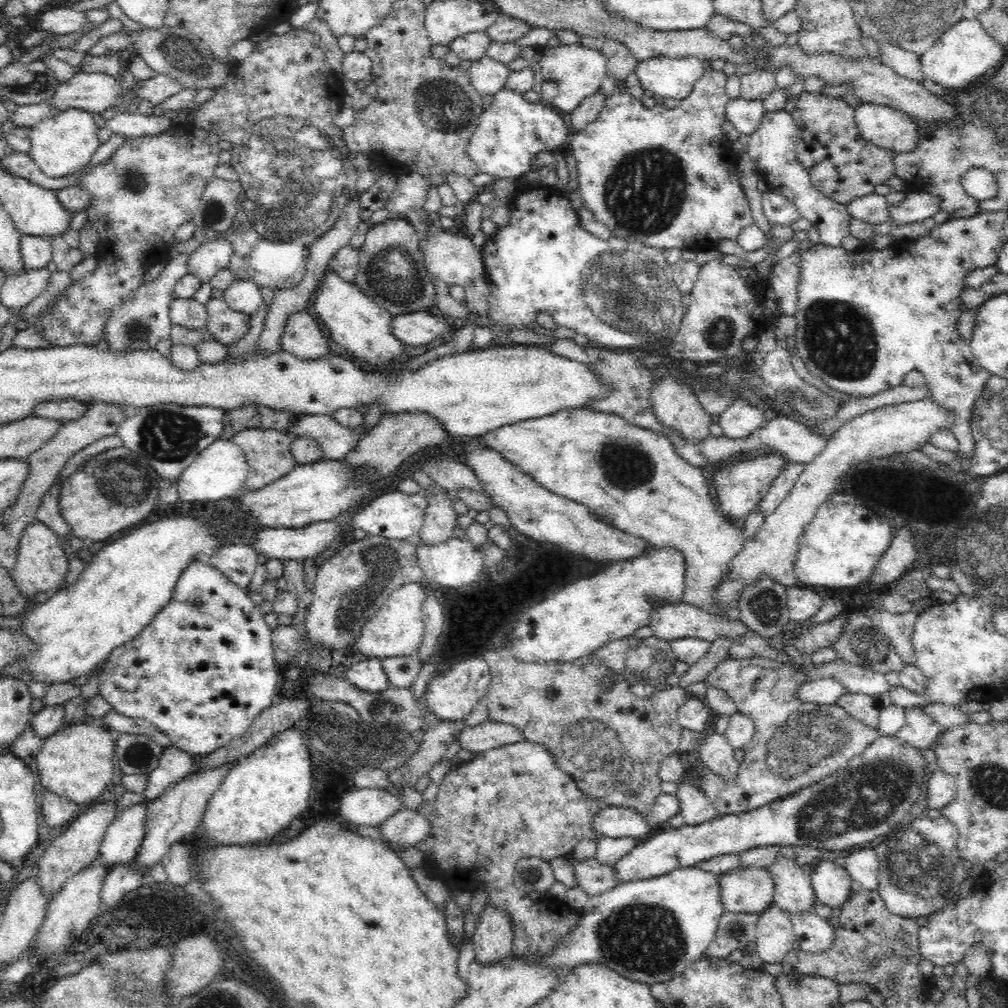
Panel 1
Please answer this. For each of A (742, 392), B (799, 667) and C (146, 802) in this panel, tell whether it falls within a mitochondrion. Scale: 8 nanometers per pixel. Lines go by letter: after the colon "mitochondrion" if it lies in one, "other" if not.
A: other
B: other
C: other

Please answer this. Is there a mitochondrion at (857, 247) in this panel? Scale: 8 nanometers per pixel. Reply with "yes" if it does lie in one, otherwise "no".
no

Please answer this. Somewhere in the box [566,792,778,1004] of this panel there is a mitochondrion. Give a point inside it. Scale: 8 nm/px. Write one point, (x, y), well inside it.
(646, 938)

